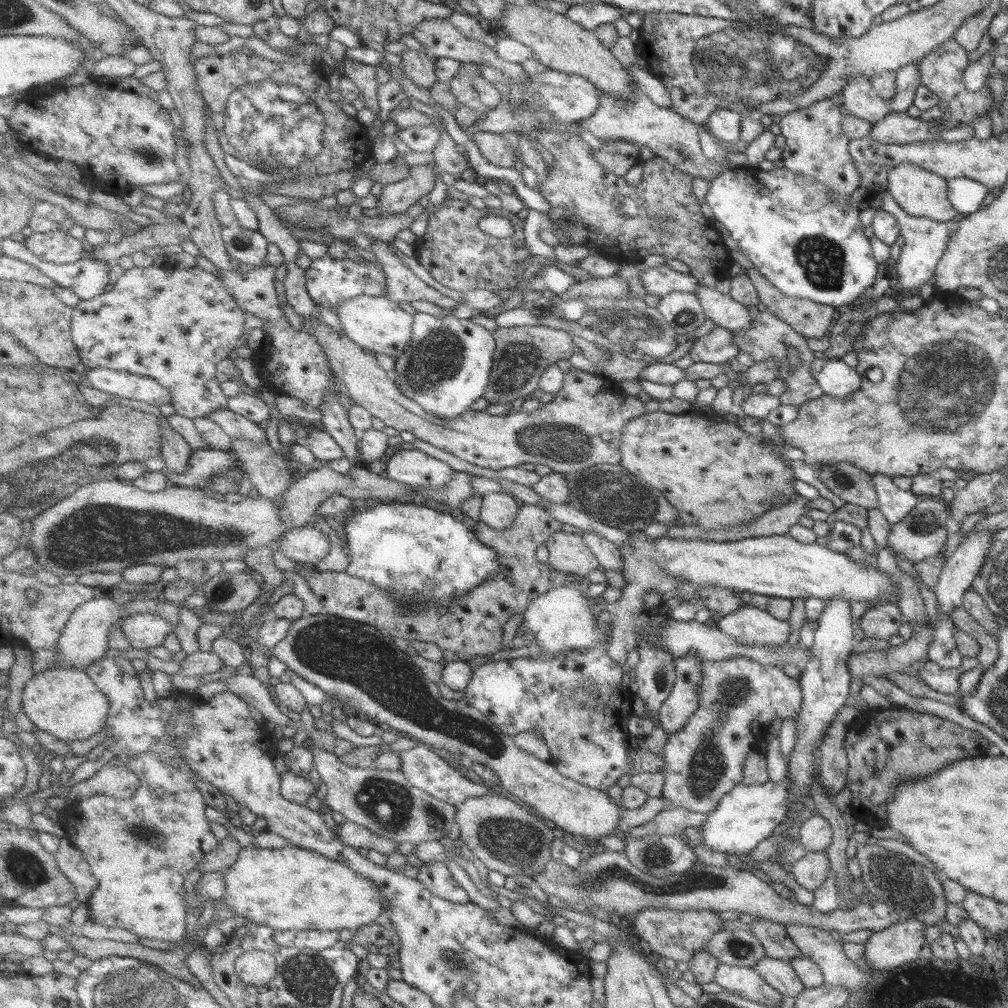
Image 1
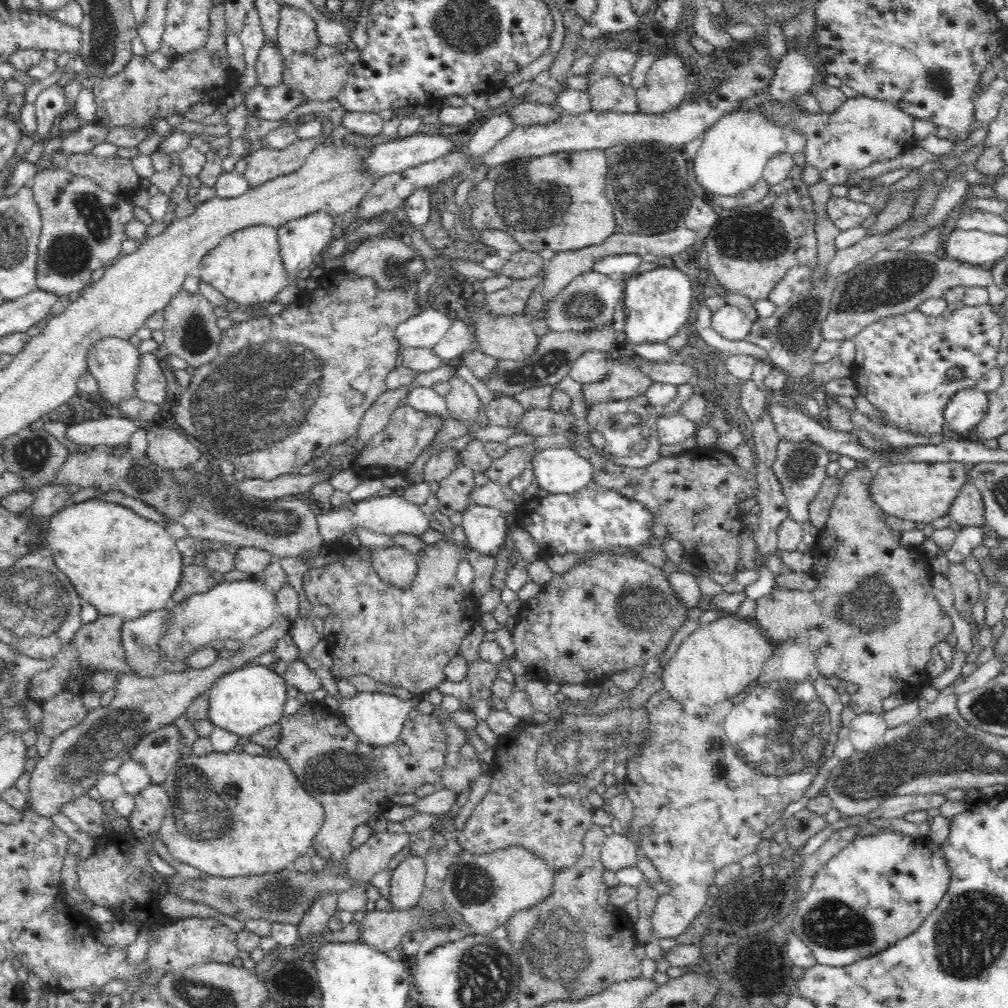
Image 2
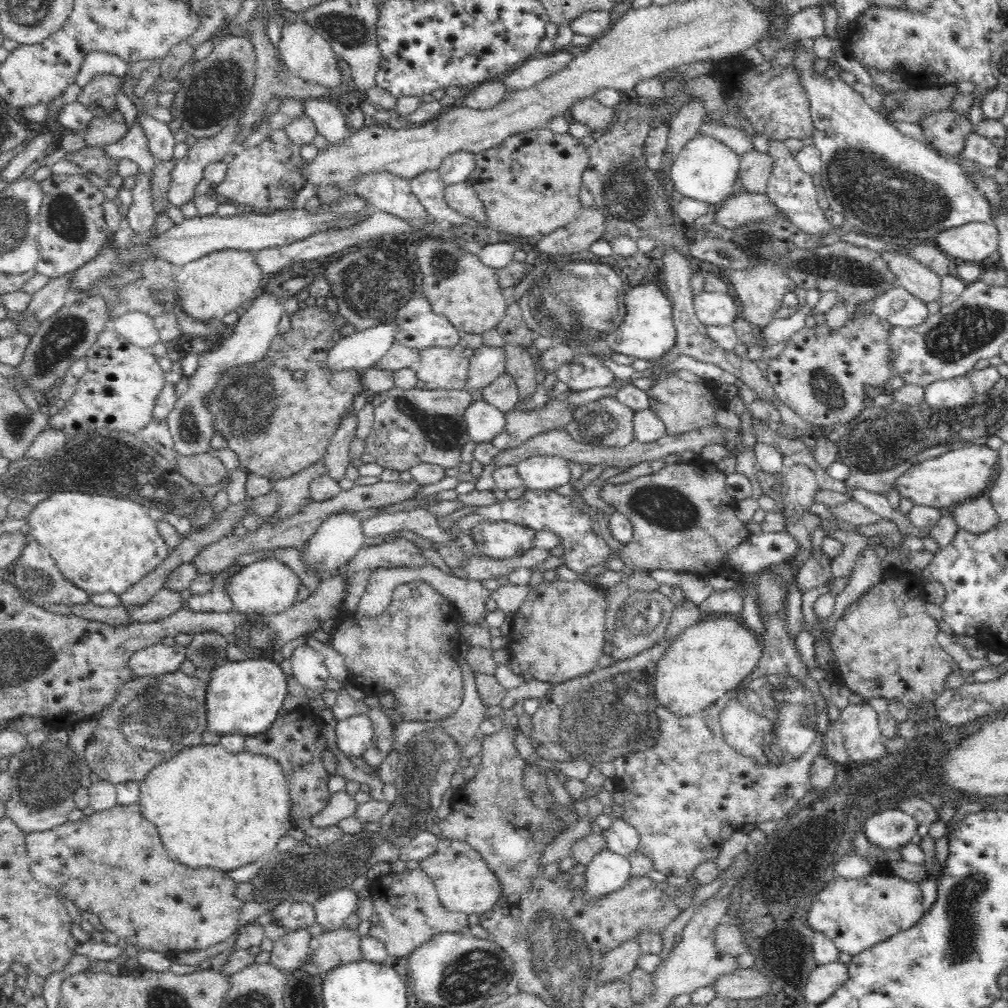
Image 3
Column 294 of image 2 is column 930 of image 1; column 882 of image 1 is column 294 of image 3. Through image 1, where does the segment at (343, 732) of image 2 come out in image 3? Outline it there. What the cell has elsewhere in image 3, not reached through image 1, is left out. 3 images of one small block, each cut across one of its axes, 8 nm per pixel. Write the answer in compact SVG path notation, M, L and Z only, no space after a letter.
M301 705L299 709L289 711L285 716L279 716L266 732L246 737L245 742L246 752L269 756L282 765L282 769L288 777L288 783L290 783L292 824L303 830L305 834L303 840L306 845L310 847L321 846L321 848L335 843L345 834L338 825L318 827L312 824L312 818L328 806L331 795L328 791L328 780L331 774L326 771L322 763L324 760L322 754L327 748L326 738L322 733L323 725L318 713L309 706Z

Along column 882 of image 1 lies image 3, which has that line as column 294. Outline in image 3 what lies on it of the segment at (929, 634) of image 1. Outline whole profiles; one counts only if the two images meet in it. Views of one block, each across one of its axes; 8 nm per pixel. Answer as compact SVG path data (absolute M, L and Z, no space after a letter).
M309 645L298 646L291 657L292 676L307 690L320 689L330 678L324 658Z

